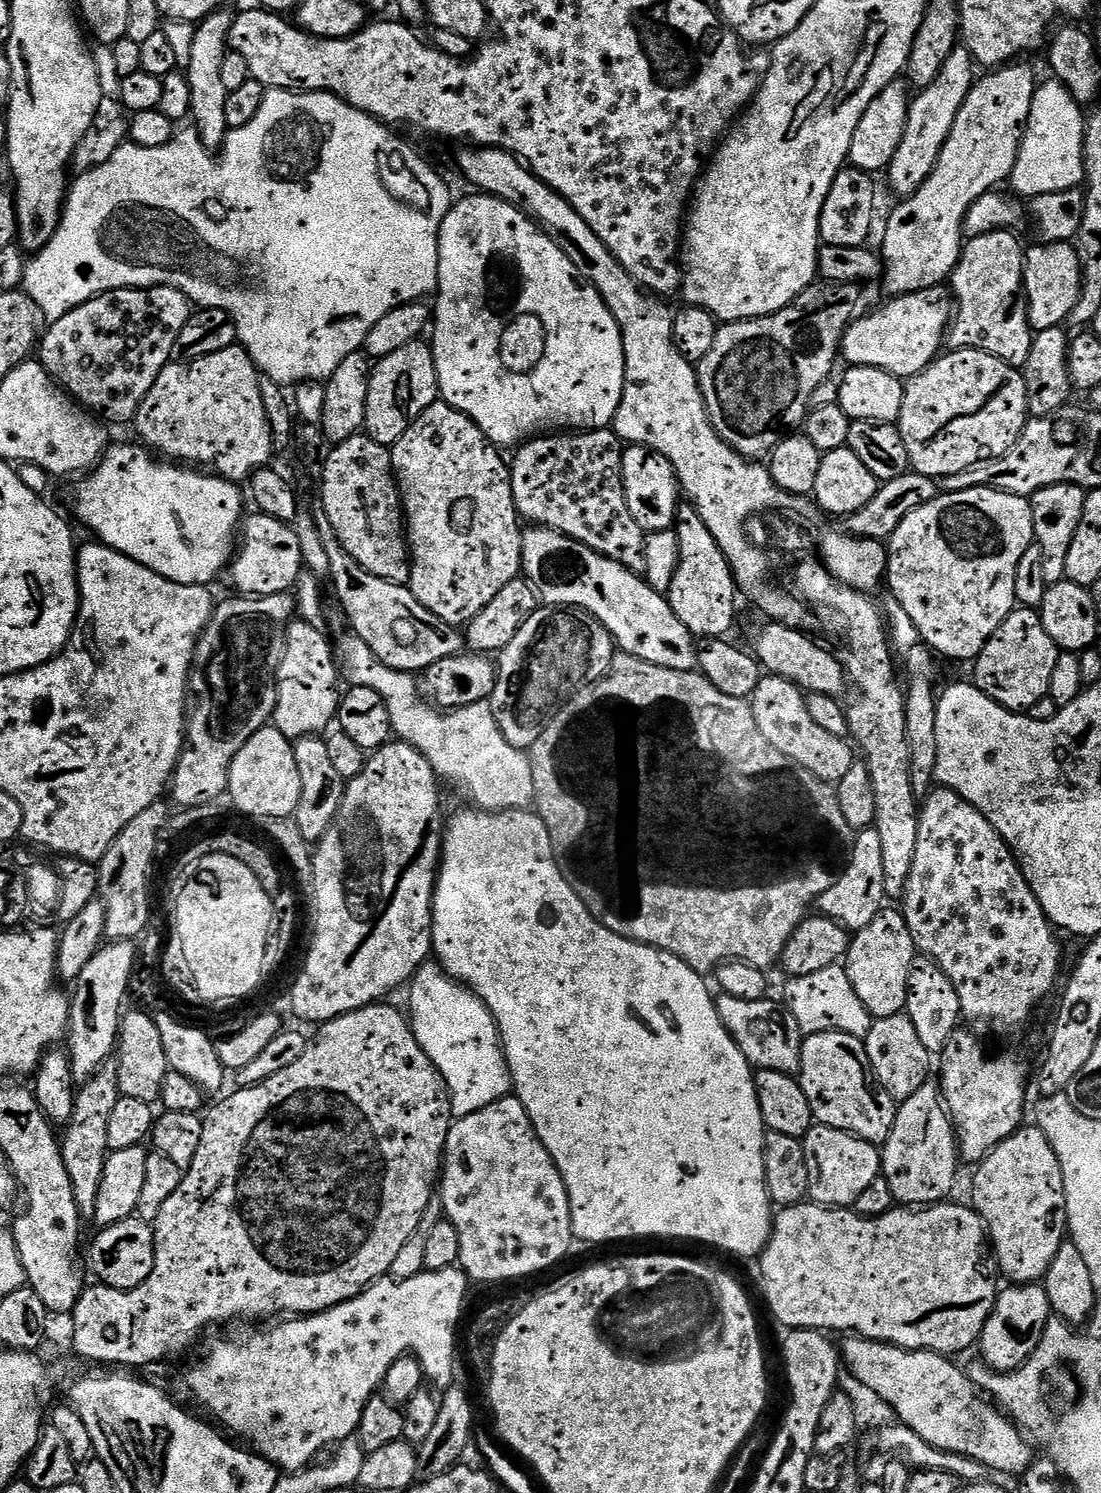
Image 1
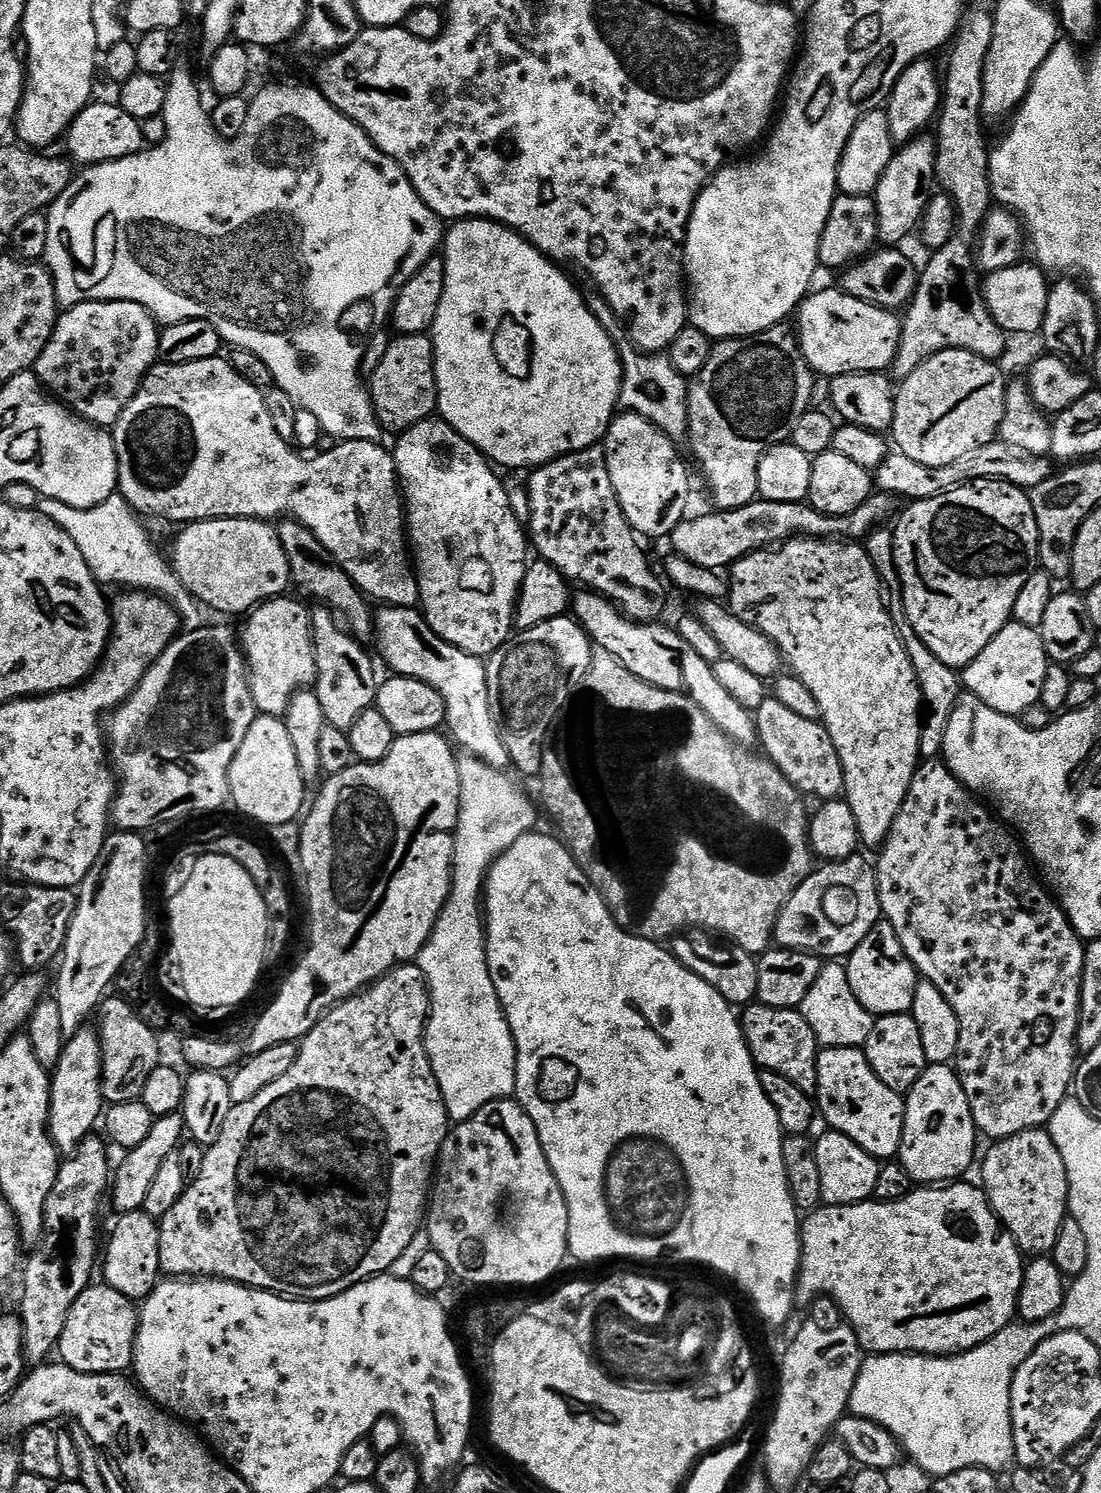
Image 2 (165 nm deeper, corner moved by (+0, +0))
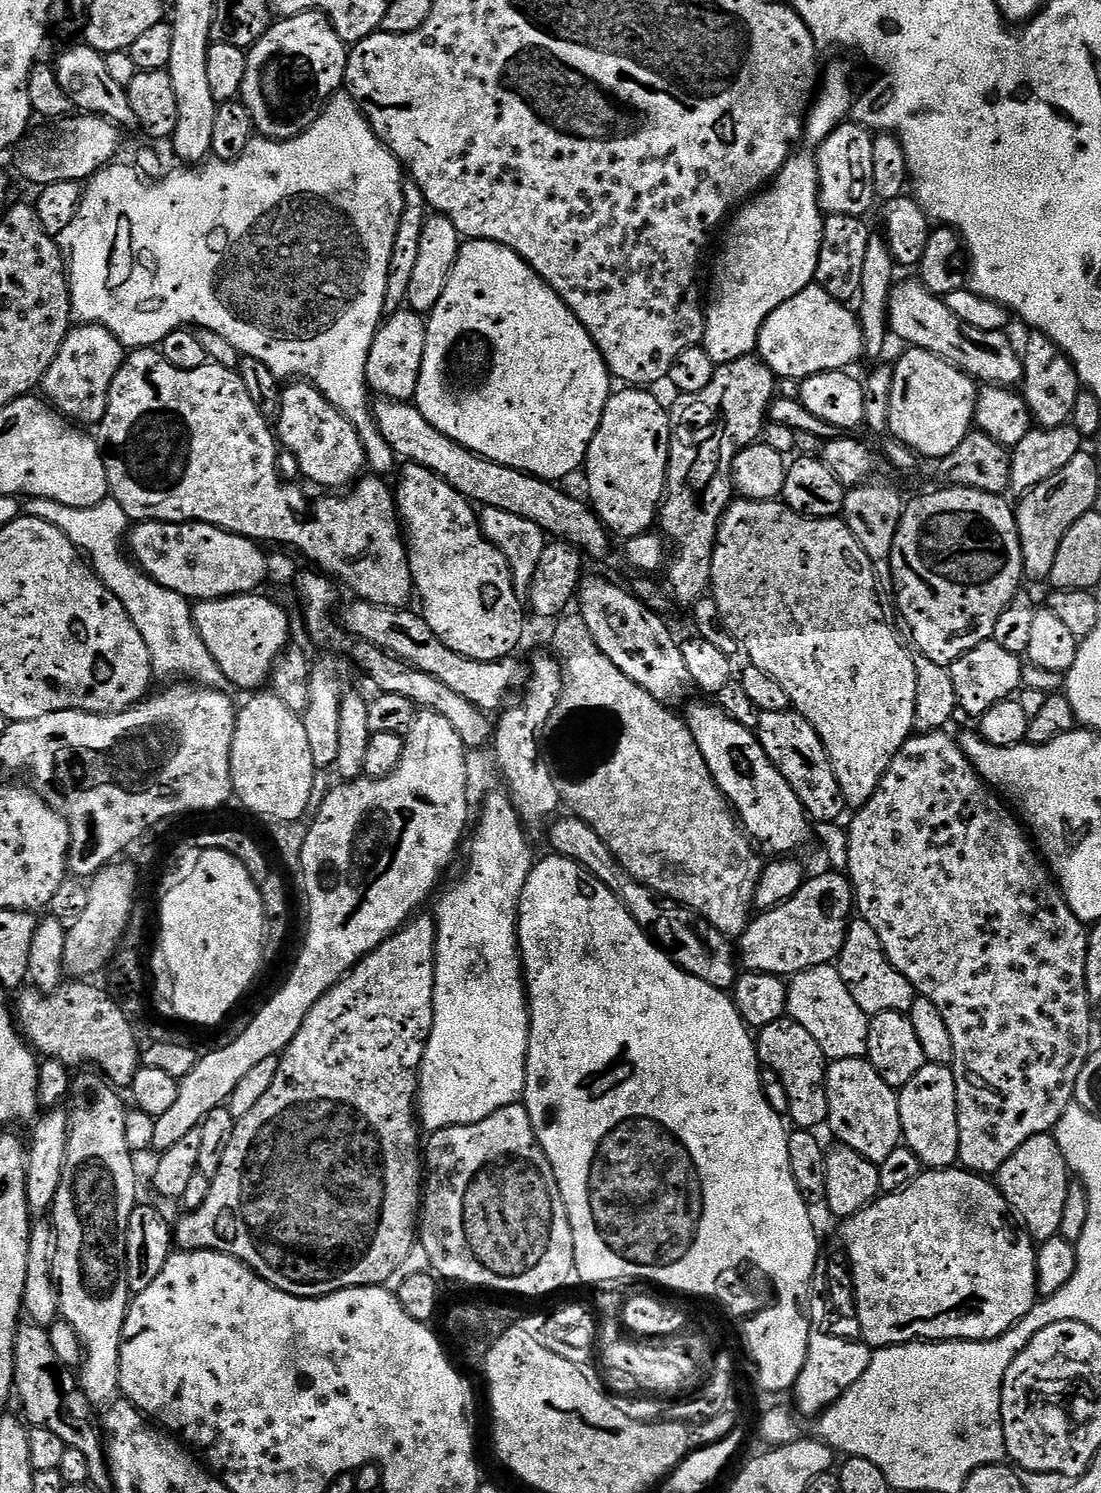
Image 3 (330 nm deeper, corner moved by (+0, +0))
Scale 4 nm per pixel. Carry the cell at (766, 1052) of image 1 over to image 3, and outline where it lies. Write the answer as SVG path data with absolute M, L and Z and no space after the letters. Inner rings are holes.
M791 1018L775 1020L770 1026L759 1029L755 1033L756 1054L761 1065L767 1071L778 1074L782 1086L786 1086L788 1095L787 1119L792 1120L797 1129L816 1130L828 1119L828 1095L826 1094L826 1078L829 1061L822 1054L822 1046L814 1042L814 1037L798 1026Z

